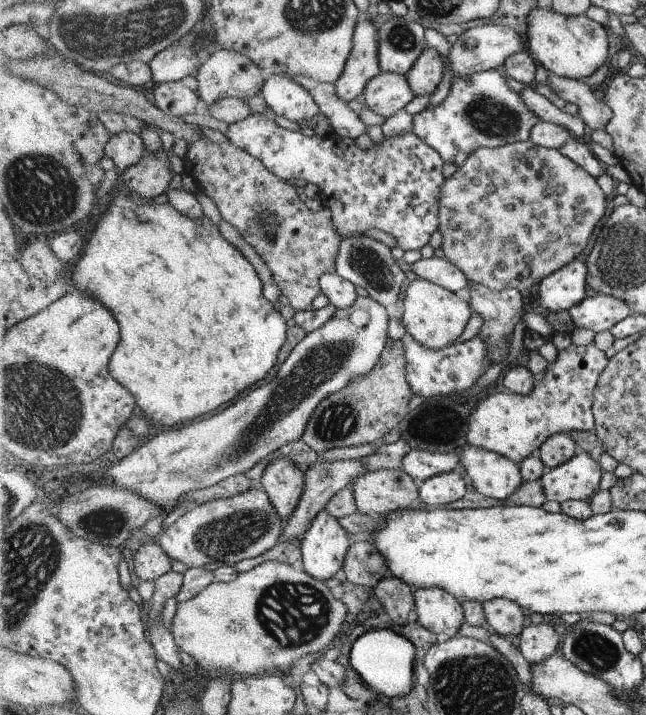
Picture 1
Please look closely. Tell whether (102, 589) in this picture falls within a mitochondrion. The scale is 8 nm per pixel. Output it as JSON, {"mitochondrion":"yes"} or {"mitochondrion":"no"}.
{"mitochondrion":"no"}

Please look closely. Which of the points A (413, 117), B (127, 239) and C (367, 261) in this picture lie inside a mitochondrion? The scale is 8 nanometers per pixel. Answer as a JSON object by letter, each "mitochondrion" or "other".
{"A":"other","B":"other","C":"mitochondrion"}

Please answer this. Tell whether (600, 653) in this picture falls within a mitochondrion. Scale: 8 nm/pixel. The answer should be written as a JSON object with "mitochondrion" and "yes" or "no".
{"mitochondrion":"yes"}

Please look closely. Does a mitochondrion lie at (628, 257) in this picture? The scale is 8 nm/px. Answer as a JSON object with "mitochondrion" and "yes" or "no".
{"mitochondrion":"yes"}

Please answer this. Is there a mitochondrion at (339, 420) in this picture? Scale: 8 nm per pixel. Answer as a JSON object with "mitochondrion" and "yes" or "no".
{"mitochondrion":"yes"}

